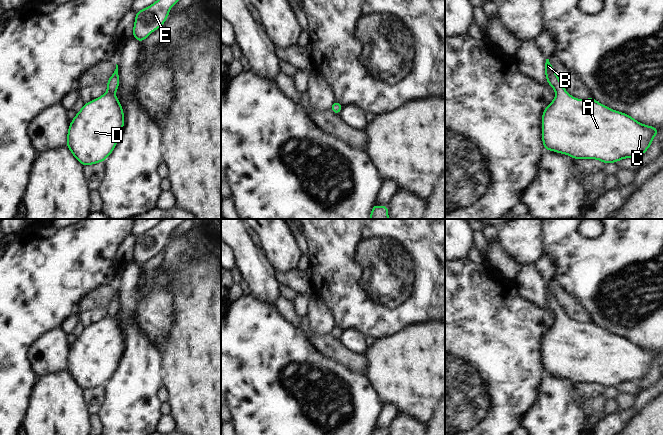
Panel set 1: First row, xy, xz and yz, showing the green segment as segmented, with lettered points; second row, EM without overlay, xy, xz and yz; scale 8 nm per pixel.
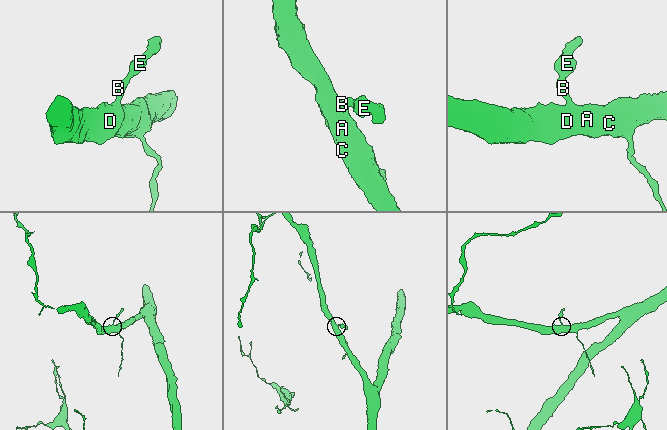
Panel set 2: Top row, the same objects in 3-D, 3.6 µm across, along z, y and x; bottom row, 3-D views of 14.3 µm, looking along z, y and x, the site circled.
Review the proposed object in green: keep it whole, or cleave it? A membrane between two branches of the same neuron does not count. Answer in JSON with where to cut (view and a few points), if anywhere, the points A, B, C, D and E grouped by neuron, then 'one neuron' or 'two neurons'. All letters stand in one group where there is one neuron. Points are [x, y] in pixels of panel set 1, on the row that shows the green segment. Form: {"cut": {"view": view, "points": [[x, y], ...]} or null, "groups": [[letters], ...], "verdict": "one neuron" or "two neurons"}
{"cut": null, "groups": [["A", "B", "C", "D", "E"]], "verdict": "one neuron"}

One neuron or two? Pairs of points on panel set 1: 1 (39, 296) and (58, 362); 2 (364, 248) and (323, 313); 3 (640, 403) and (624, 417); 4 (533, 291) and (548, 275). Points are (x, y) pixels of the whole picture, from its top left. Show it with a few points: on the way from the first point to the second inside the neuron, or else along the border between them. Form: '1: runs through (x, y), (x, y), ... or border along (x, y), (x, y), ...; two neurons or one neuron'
1: border along (59, 326), (43, 333), (30, 345); two neurons
2: border along (315, 291), (329, 310), (335, 324); two neurons
3: runs through (636, 407), (628, 415); one neuron
4: border along (535, 263), (541, 277), (546, 282); two neurons

